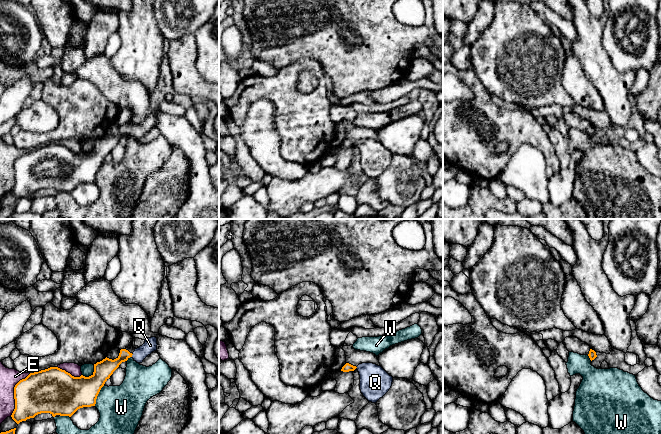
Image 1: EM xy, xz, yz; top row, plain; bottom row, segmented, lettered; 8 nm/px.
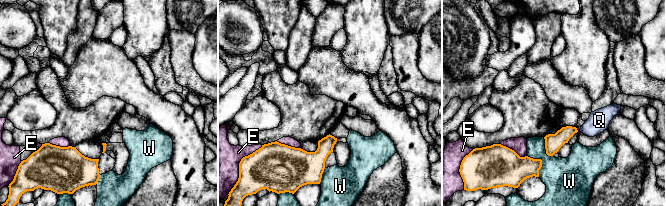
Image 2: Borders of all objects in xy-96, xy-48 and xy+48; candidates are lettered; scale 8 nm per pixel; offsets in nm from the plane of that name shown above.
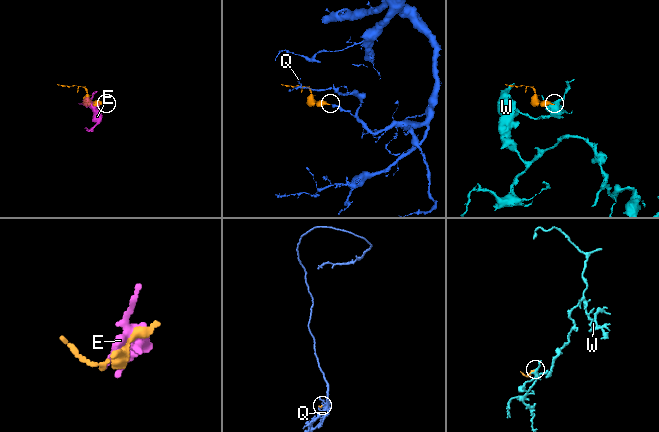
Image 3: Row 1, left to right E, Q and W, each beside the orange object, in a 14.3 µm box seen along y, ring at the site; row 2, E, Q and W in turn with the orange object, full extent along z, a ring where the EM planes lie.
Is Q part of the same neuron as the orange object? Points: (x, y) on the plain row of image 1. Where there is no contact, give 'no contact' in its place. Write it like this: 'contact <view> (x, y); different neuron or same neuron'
contact xy (132, 130); same neuron

